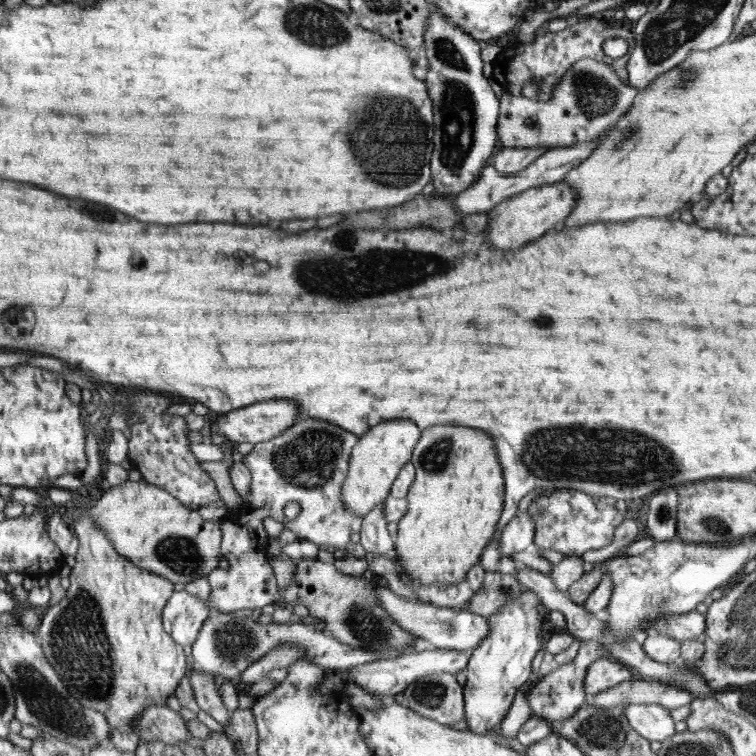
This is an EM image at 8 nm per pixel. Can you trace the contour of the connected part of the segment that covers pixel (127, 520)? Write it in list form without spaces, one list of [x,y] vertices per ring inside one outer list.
[[[144,480],[106,485],[101,498],[89,510],[99,530],[112,540],[118,554],[174,584],[197,581],[218,568],[220,538],[224,538],[218,524],[200,518],[198,512],[186,507],[164,487]]]

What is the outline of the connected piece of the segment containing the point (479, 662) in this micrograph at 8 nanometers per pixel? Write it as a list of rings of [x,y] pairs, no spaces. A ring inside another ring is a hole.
[[[524,590],[514,592],[512,602],[502,606],[496,614],[488,616],[490,636],[469,654],[465,683],[466,722],[468,730],[475,734],[486,735],[502,722],[518,689],[530,676],[530,660],[542,648],[540,618],[536,612],[536,592]]]

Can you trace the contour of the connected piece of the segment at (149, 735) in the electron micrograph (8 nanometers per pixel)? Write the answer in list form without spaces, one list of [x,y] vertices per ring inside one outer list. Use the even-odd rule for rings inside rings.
[[[150,706],[130,726],[140,741],[160,741],[177,746],[189,740],[189,729],[179,711],[168,706]]]

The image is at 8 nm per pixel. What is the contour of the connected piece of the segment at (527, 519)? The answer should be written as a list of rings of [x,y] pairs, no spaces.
[[[526,512],[517,513],[512,520],[504,526],[500,538],[500,552],[506,558],[512,559],[512,554],[522,552],[533,544],[535,538],[534,518]]]

